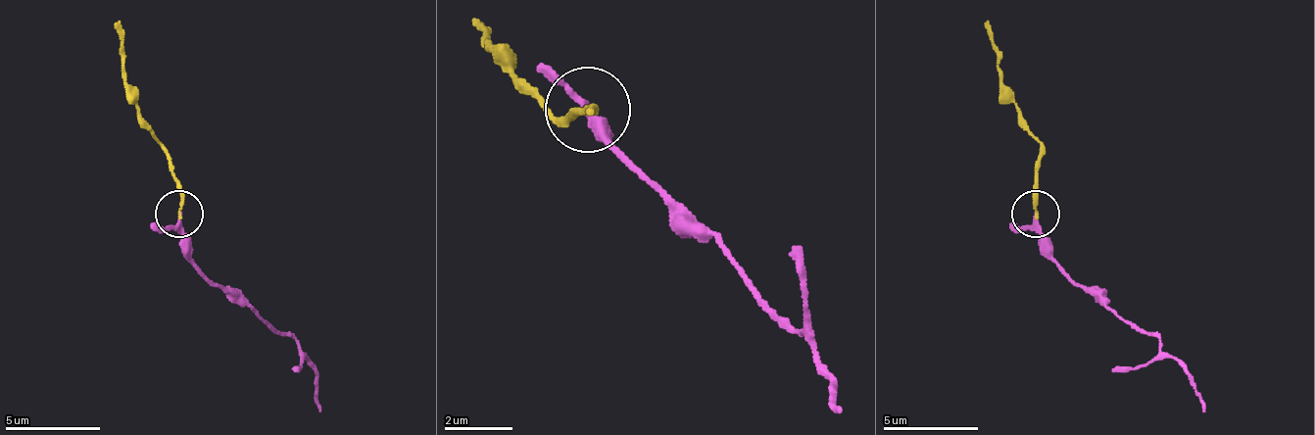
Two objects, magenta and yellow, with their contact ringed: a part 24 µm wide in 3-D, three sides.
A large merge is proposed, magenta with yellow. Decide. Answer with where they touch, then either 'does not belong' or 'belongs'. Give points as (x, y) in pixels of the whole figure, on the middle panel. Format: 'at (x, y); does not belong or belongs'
at (588, 110); belongs

